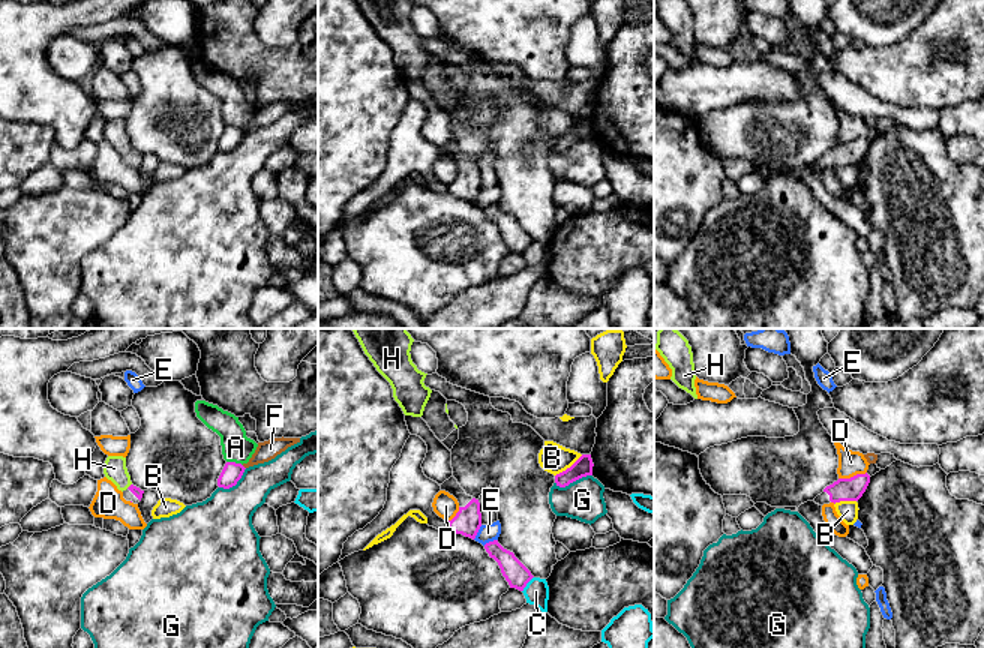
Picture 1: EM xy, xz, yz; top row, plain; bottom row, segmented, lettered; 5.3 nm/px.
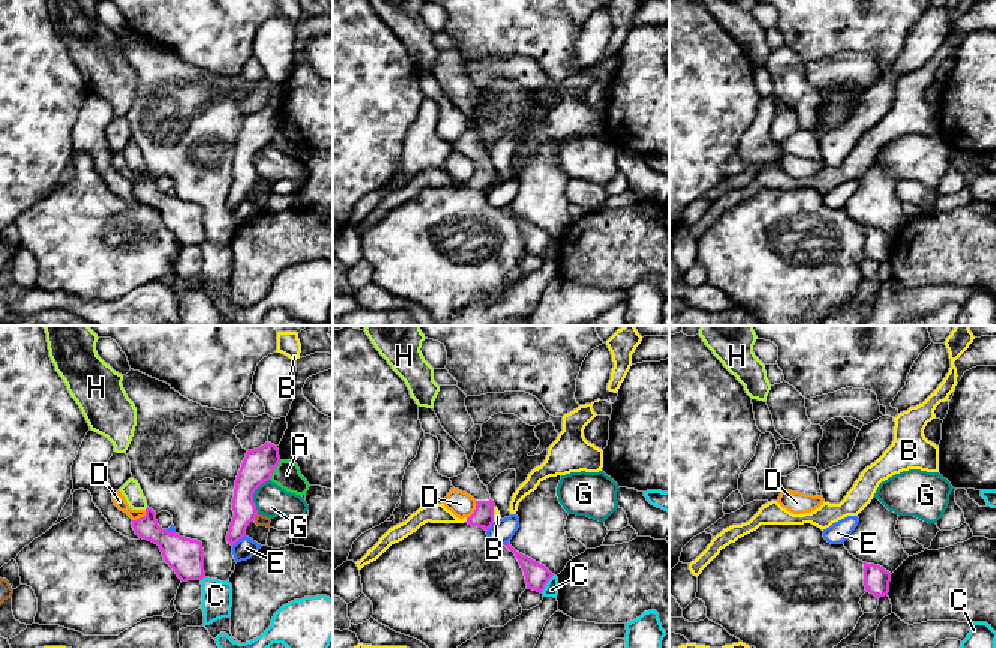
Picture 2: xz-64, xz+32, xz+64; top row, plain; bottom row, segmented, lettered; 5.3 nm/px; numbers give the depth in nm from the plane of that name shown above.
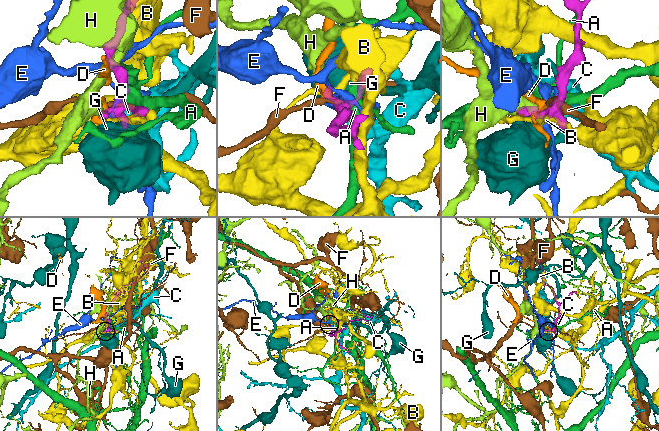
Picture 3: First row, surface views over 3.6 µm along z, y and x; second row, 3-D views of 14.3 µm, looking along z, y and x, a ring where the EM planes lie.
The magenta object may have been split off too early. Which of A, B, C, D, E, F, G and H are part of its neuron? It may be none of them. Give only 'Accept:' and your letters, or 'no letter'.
Accept: no letter

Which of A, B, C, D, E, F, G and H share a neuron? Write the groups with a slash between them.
A / B / C / D / E / F / G / H

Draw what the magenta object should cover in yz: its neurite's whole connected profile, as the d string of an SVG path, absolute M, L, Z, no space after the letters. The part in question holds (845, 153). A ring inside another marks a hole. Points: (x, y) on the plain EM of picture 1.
M856 138L850 142L838 142L832 148L826 150L820 159L813 165L819 170L840 165L858 165L866 156L870 147L870 140Z

